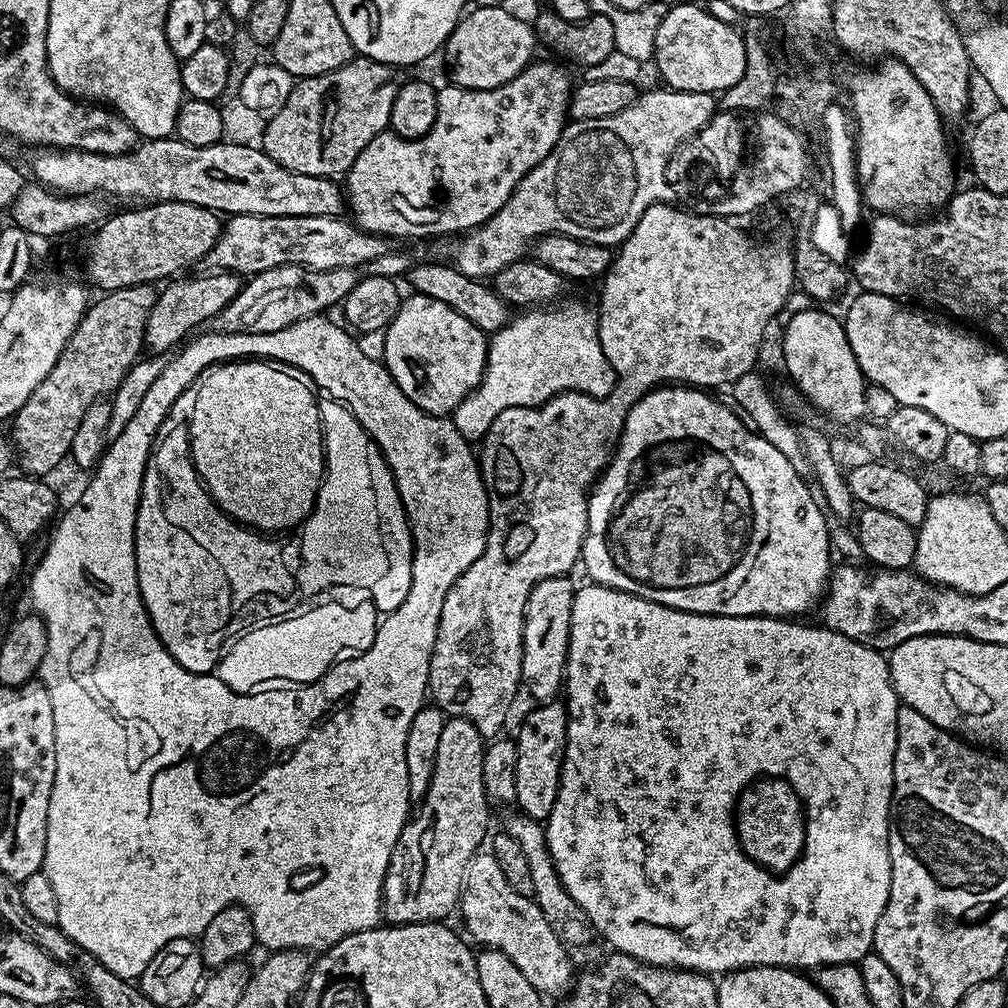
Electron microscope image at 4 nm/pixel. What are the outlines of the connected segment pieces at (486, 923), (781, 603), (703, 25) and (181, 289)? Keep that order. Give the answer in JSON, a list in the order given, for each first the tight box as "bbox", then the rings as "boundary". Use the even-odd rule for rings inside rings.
[{"bbox":[458,851,574,998],"boundary":[[[491,851],[477,852],[475,858],[470,862],[468,876],[464,879],[464,890],[460,893],[458,912],[459,915],[464,915],[464,924],[468,927],[469,934],[480,943],[480,946],[493,948],[506,954],[506,958],[510,958],[510,962],[514,962],[514,966],[522,970],[530,986],[534,986],[534,990],[538,990],[541,996],[563,998],[568,995],[574,983],[574,965],[571,958],[568,957],[567,950],[564,949],[562,942],[558,940],[557,935],[546,922],[535,899],[532,896],[522,895],[518,890],[514,890],[514,886],[510,886],[506,874],[502,874],[502,866],[498,866]]]},{"bbox":[582,386,834,618],"boundary":[[[657,386],[651,392],[645,392],[644,397],[628,411],[628,417],[624,423],[624,429],[620,435],[620,443],[617,444],[615,452],[612,454],[611,460],[608,462],[607,468],[600,473],[595,481],[594,487],[591,489],[588,497],[588,533],[584,539],[584,551],[582,553],[582,568],[588,571],[587,579],[593,584],[601,584],[607,588],[617,588],[623,592],[629,592],[635,596],[641,596],[647,600],[653,600],[659,604],[665,604],[671,608],[677,608],[683,612],[697,612],[703,616],[775,616],[777,618],[796,618],[799,612],[804,612],[807,608],[815,609],[818,601],[823,597],[830,579],[830,573],[834,567],[834,557],[832,547],[828,541],[826,534],[826,513],[818,510],[814,498],[810,498],[810,490],[808,485],[802,482],[802,478],[798,478],[798,474],[794,474],[794,466],[790,466],[790,462],[779,450],[774,450],[774,446],[770,446],[770,442],[766,442],[766,438],[762,438],[754,431],[727,403],[723,404],[720,400],[715,400],[715,395],[709,394],[707,391],[691,386]]]},{"bbox":[654,4,746,94],"boundary":[[[672,4],[658,27],[654,63],[669,89],[678,92],[710,92],[721,94],[742,77],[746,68],[744,37],[733,25],[720,22],[700,4]]]},{"bbox":[144,271,242,354],"boundary":[[[209,271],[204,275],[208,276],[175,277],[165,283],[164,290],[159,291],[144,331],[144,344],[149,351],[162,354],[172,347],[175,349],[199,329],[196,328],[199,324],[207,325],[212,321],[214,314],[223,310],[242,287],[241,277],[234,272]]]}]

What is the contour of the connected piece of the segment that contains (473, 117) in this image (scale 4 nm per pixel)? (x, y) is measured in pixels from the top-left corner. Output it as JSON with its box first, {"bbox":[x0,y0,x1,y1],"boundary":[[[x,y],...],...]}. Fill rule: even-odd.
{"bbox":[346,58,574,238],"boundary":[[[540,58],[533,59],[532,63],[527,64],[510,82],[490,90],[457,88],[455,86],[447,86],[448,88],[443,89],[441,87],[436,94],[438,118],[434,118],[434,126],[429,132],[417,140],[407,140],[397,136],[391,130],[379,132],[366,146],[366,150],[362,150],[362,154],[358,154],[358,158],[354,158],[354,162],[348,167],[346,173],[346,181],[348,180],[348,184],[346,183],[346,204],[350,212],[352,208],[353,217],[351,216],[351,219],[356,227],[364,228],[367,232],[373,232],[379,236],[401,238],[400,236],[448,236],[451,232],[467,234],[473,228],[485,224],[495,212],[502,210],[502,206],[512,197],[514,190],[522,182],[522,178],[526,178],[526,174],[530,174],[530,170],[534,170],[534,166],[538,166],[538,162],[542,162],[542,158],[546,158],[546,154],[550,154],[550,150],[554,150],[558,138],[564,132],[565,124],[569,123],[568,104],[572,100],[574,80],[568,77],[563,63],[556,63],[558,64],[551,64],[550,61],[540,60]]]}

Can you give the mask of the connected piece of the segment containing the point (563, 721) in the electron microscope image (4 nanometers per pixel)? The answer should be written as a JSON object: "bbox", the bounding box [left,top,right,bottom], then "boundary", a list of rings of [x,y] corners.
{"bbox":[515,702,568,821],"boundary":[[[544,702],[529,714],[520,728],[520,736],[515,737],[518,746],[518,778],[516,779],[515,807],[534,820],[547,821],[550,810],[554,810],[554,798],[558,798],[560,767],[564,761],[566,730],[568,729],[568,709],[560,702]]]}

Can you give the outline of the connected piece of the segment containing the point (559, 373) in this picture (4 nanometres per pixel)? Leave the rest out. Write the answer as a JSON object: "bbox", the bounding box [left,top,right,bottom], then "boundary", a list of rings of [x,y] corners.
{"bbox":[450,299,616,442],"boundary":[[[561,299],[551,306],[537,306],[521,311],[519,314],[513,315],[508,323],[504,324],[496,332],[491,333],[488,342],[488,364],[484,367],[484,376],[480,379],[480,385],[450,413],[451,422],[458,430],[458,434],[462,434],[462,438],[466,438],[469,442],[483,441],[484,435],[488,432],[488,427],[492,425],[494,418],[498,418],[498,414],[502,414],[502,410],[510,410],[511,408],[537,408],[539,404],[544,404],[555,396],[561,396],[564,392],[585,392],[588,396],[608,396],[612,393],[616,385],[616,371],[610,366],[610,362],[606,362],[606,358],[602,354],[602,342],[598,342],[597,313],[593,309],[591,312],[580,300],[568,299]]]}

